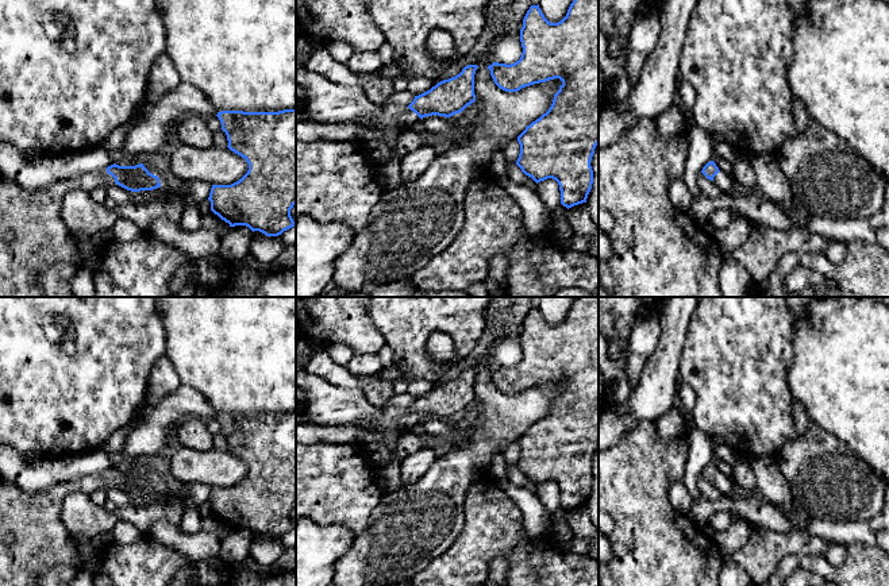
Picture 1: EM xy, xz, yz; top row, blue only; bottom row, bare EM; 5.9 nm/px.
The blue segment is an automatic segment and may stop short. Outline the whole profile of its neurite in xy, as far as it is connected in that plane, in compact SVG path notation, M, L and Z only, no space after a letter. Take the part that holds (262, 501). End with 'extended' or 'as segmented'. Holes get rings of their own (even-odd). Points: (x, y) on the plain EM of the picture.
M296 410L278 415L222 413L216 419L227 437L227 450L246 462L249 473L231 487L212 487L208 500L211 513L230 529L246 528L266 539L278 539L295 529L290 512L296 506Z | as segmented

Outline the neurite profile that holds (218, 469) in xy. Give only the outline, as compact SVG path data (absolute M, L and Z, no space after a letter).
M180 446L169 454L170 473L182 485L204 483L211 487L231 487L239 483L249 473L245 460L228 450L212 447L197 451Z

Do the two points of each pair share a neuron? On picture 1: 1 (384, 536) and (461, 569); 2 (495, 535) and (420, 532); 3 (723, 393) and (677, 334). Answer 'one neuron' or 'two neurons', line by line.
1: two neurons
2: two neurons
3: two neurons

